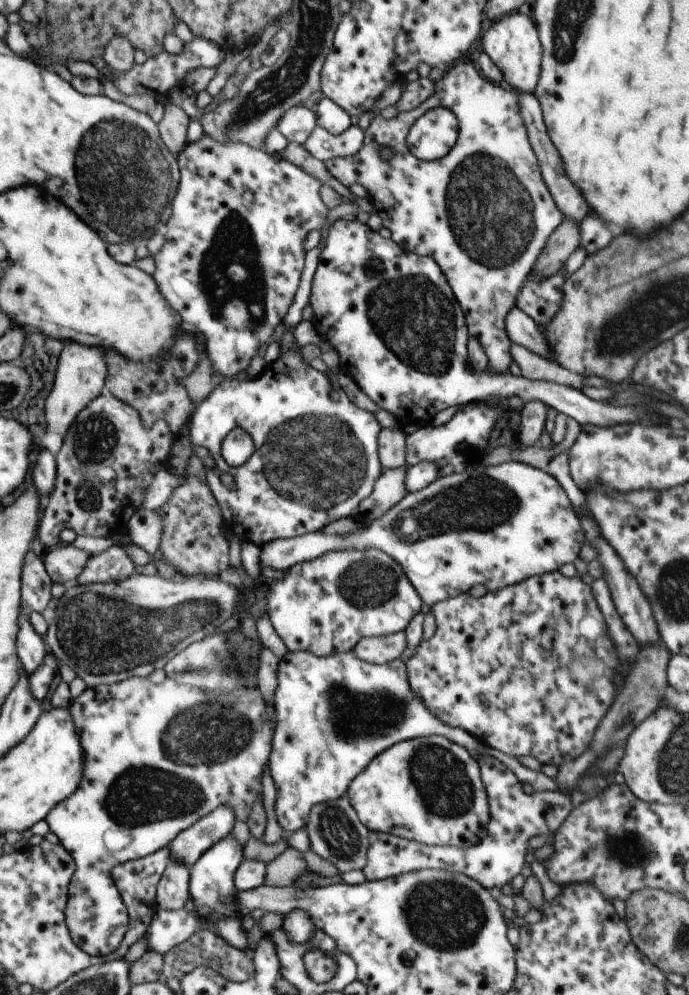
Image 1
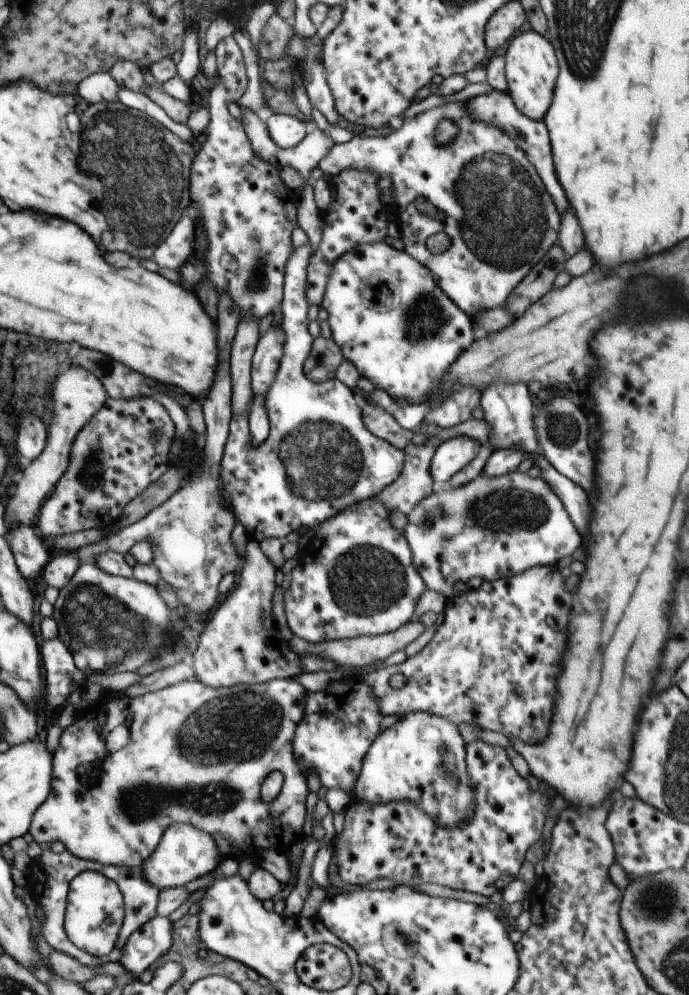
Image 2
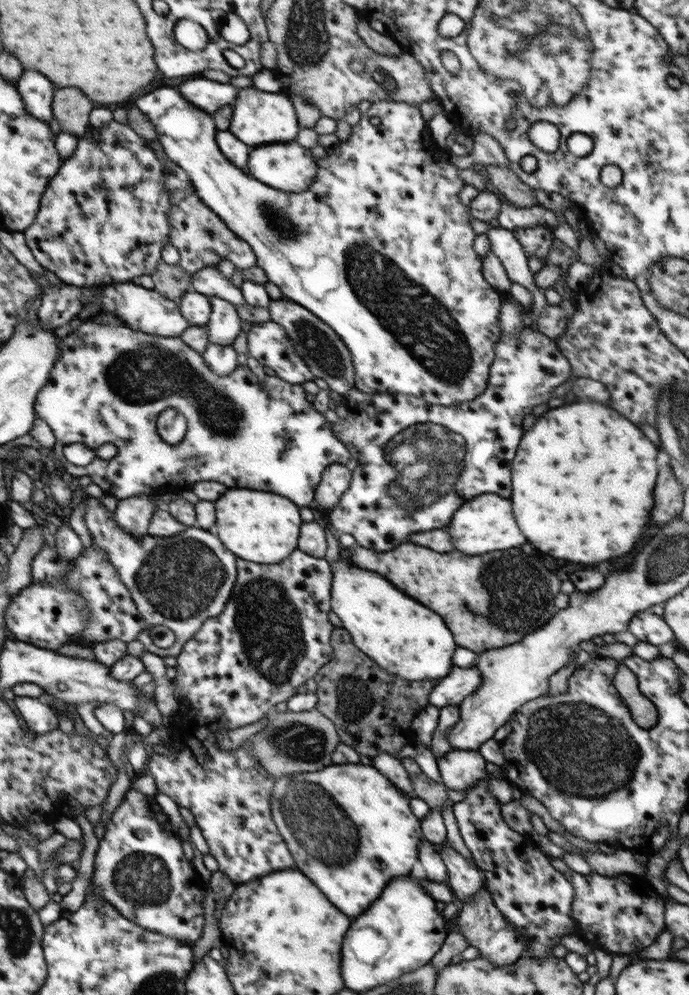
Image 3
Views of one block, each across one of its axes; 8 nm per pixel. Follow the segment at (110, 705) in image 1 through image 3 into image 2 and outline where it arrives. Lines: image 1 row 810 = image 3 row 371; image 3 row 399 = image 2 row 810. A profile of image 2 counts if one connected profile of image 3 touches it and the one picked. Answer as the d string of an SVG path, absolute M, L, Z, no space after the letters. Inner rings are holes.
M194 678L167 686L162 690L147 692L136 698L118 698L104 691L90 707L75 712L72 724L61 732L58 748L53 754L55 758L55 780L52 782L52 793L43 803L43 806L35 811L31 836L40 844L44 844L44 842L52 844L55 840L62 842L65 850L76 858L99 862L103 865L134 868L134 866L142 865L155 852L163 834L172 824L182 822L208 832L214 838L222 859L226 857L235 857L239 860L248 859L256 867L260 867L264 850L276 850L286 857L292 850L292 846L304 841L303 828L306 816L308 816L306 808L306 796L310 792L308 784L306 784L308 772L298 766L296 756L294 756L294 748L292 748L296 726L302 722L302 718L305 718L306 694L308 694L308 690L294 679L274 679L262 684L212 688L212 686L204 686L200 680ZM122 724L128 728L128 743L116 752L108 752L108 748L106 748L108 734ZM276 770L283 774L282 788L278 796L272 802L267 803L260 796L260 786L268 774Z

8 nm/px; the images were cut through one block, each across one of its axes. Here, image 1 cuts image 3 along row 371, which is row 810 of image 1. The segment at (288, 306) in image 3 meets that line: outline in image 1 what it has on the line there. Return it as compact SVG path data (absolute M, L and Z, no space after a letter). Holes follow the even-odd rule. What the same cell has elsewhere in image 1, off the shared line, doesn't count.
M344 794L336 800L316 804L310 810L308 824L303 826L310 838L312 852L316 852L322 860L336 866L338 873L350 872L350 870L363 870L366 866L368 846L368 828L360 822L356 811L350 804L349 796Z

